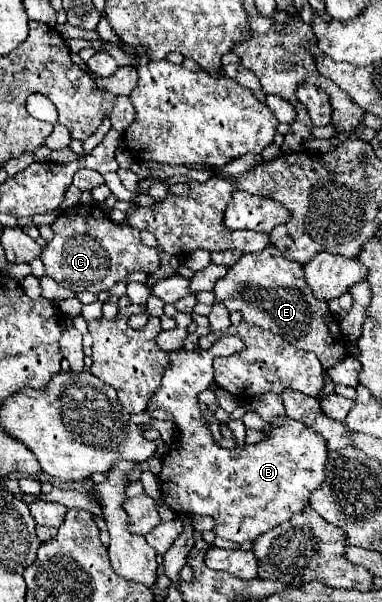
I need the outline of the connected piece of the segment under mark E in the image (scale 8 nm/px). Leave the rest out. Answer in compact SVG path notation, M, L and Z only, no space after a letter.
M272 244L264 248L264 252L242 254L240 260L228 268L228 274L216 282L212 292L230 312L242 312L246 322L284 336L284 340L300 350L314 352L322 368L332 368L348 356L348 340L344 340L340 330L340 318L330 312L326 300L316 298L308 288L302 266L288 260Z

